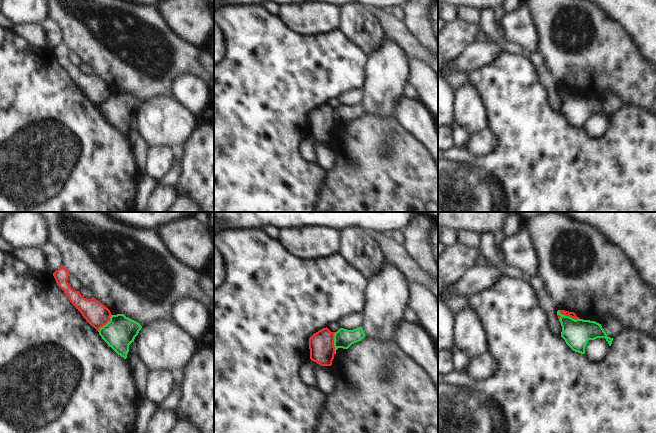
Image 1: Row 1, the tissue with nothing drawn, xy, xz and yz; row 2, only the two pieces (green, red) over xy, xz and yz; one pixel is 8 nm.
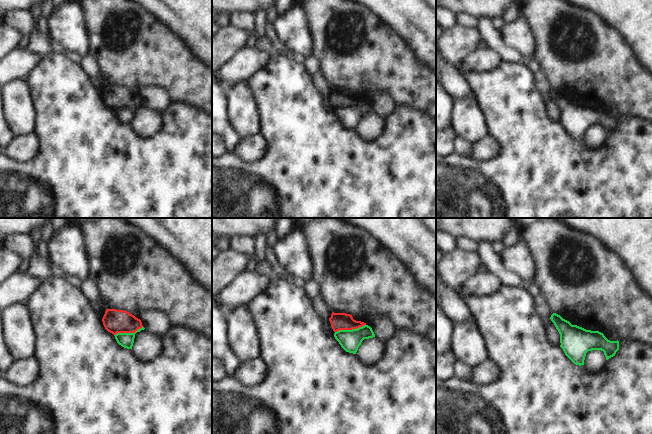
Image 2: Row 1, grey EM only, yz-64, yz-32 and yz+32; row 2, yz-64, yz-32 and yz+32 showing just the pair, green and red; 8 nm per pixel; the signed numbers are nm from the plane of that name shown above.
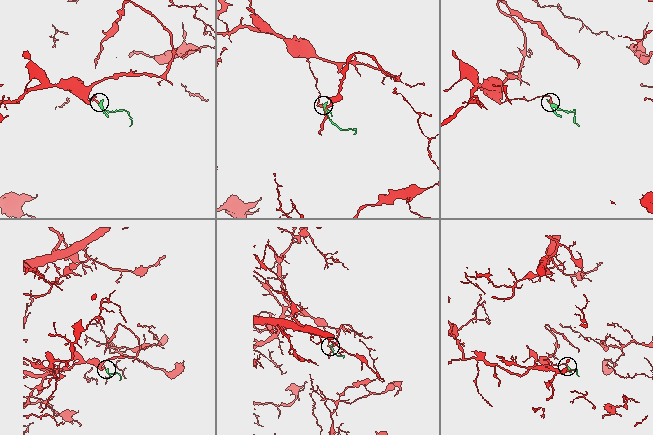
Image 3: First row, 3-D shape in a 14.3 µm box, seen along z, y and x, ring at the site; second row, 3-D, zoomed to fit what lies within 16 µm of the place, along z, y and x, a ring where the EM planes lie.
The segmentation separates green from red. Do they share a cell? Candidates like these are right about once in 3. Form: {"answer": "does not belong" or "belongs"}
{"answer": "does not belong"}

